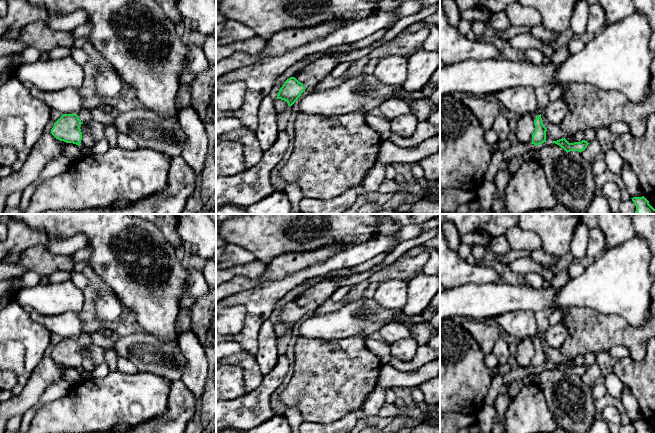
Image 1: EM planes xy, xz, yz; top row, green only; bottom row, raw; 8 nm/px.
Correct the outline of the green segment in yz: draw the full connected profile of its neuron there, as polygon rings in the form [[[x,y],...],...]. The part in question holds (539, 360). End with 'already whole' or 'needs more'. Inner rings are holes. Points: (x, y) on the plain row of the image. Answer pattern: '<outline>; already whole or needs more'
[[[538,335],[532,336],[529,338],[535,349],[535,355],[532,359],[532,368],[539,370],[540,368],[547,366],[546,365],[546,355],[547,352],[544,350],[541,342],[541,337]]]; needs more

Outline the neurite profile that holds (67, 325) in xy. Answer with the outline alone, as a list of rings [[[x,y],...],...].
[[[32,311],[29,316],[51,334],[57,334],[61,338],[77,338],[82,333],[82,322],[77,312],[49,316]]]

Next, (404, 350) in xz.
[[[412,337],[401,339],[390,345],[390,354],[393,358],[407,362],[415,356],[418,346]]]

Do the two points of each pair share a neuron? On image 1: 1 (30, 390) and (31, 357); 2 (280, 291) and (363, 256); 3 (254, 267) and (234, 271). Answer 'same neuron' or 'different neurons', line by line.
1: different neurons
2: same neuron
3: same neuron

